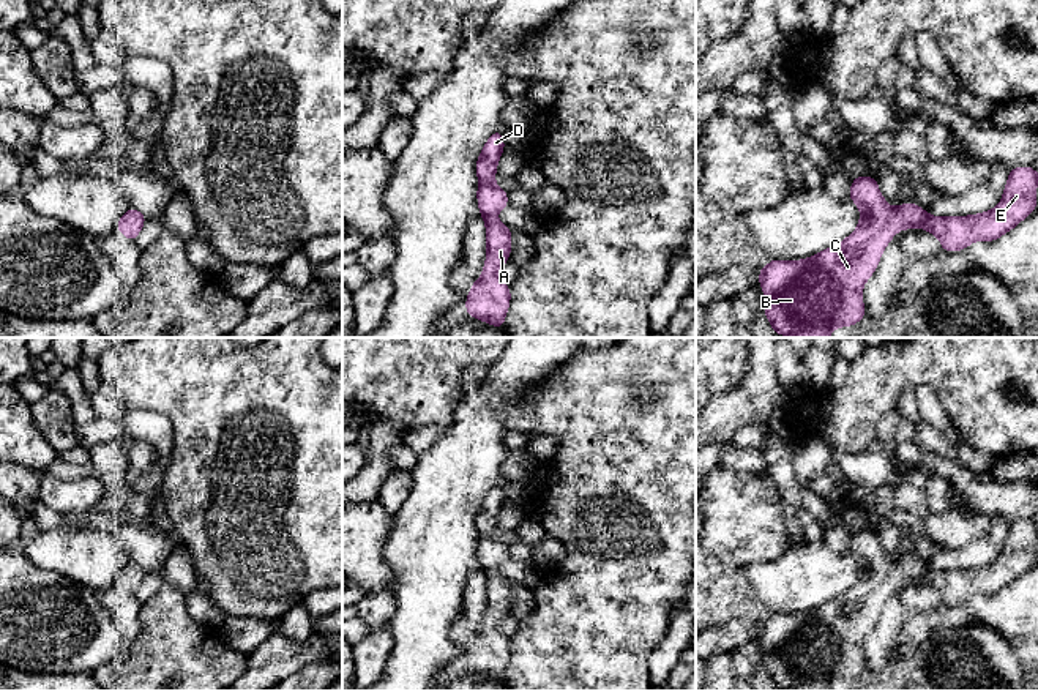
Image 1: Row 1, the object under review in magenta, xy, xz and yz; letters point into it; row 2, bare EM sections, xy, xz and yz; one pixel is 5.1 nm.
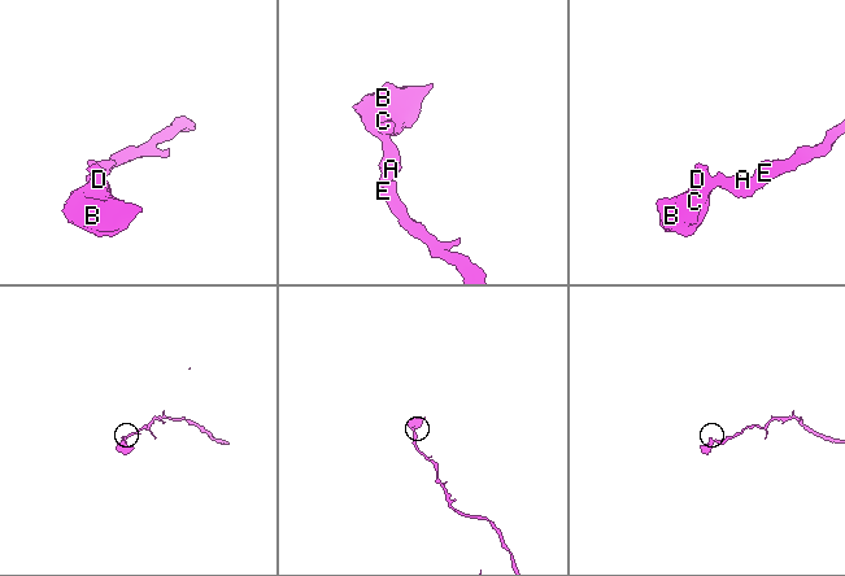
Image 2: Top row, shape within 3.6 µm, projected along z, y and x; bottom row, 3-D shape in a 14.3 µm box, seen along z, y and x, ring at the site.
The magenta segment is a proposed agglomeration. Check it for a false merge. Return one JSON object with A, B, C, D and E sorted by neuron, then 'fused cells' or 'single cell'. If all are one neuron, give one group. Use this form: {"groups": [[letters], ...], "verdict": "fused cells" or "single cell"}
{"groups": [["A", "B", "C", "D", "E"]], "verdict": "single cell"}

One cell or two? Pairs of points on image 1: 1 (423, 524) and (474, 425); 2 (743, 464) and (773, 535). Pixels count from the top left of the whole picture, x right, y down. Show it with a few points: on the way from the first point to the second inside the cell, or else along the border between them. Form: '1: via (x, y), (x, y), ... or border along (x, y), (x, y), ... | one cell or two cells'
1: via (442, 499), (447, 485), (472, 450) | one cell
2: border along (721, 464), (737, 470), (764, 472) | two cells

